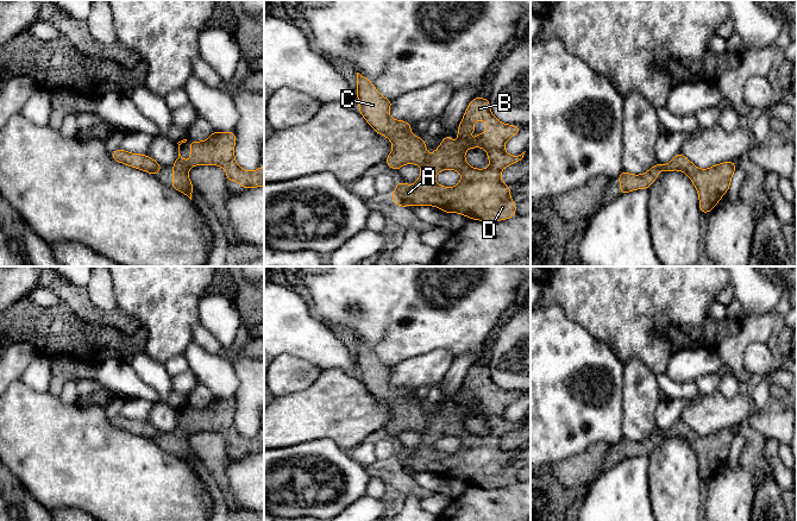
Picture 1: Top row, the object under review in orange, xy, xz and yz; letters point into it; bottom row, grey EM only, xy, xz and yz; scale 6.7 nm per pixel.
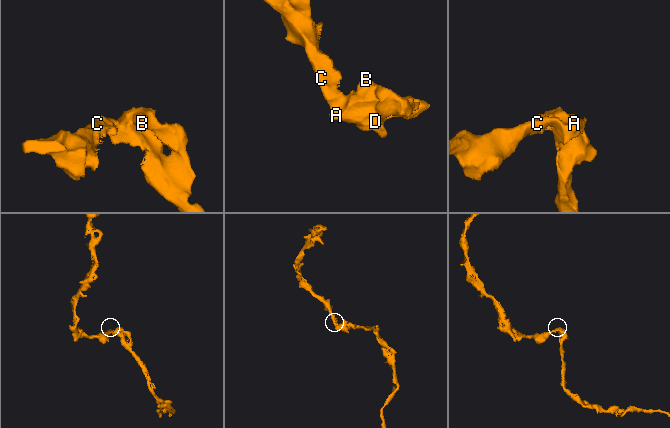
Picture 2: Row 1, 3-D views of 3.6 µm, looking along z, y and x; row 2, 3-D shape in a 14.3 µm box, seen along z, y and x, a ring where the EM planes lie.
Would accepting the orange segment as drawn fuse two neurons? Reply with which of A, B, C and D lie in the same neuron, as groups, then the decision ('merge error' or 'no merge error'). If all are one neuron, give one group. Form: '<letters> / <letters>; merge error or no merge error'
A B C D; no merge error

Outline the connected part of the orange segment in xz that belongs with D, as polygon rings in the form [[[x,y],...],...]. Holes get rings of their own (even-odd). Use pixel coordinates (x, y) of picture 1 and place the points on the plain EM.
[[[359,339],[357,351],[358,377],[378,401],[388,403],[393,410],[385,429],[396,438],[402,431],[422,434],[413,452],[403,447],[396,451],[391,463],[395,471],[434,472],[448,481],[460,479],[469,485],[489,489],[515,482],[516,471],[509,464],[509,452],[501,448],[501,438],[523,425],[525,419],[510,422],[504,418],[504,409],[517,401],[521,393],[497,387],[490,377],[489,365],[472,365],[458,391],[458,408],[453,409],[450,401],[445,402],[439,414],[428,421],[425,407],[408,400],[413,395],[409,389],[390,384],[393,366],[383,364],[371,347]],[[476,387],[487,388],[484,401],[473,395]],[[473,414],[485,415],[490,427],[487,435],[476,435],[465,428],[465,416]],[[447,435],[462,440],[460,448],[453,454],[434,448],[437,440]]]

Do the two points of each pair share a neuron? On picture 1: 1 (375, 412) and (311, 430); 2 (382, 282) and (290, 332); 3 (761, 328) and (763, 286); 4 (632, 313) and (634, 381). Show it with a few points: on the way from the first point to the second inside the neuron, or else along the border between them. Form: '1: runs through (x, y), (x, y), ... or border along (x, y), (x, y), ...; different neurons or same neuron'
1: runs through (359, 413), (326, 414); same neuron
2: border along (308, 302), (317, 315), (338, 330); different neurons
3: border along (771, 311), (764, 314), (748, 315), (739, 325); different neurons
4: border along (623, 364), (632, 358), (639, 358), (656, 375); different neurons

